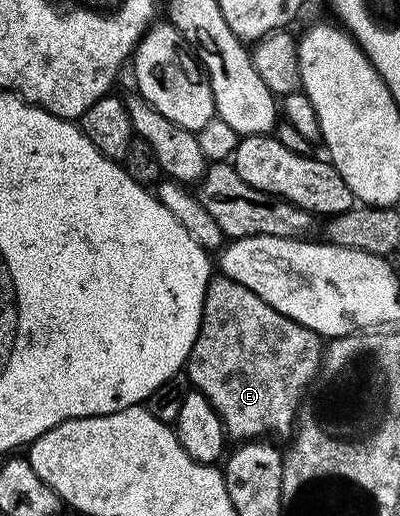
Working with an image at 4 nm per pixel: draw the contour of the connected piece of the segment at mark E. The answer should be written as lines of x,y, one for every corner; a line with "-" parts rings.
215,276
205,292
203,322
187,357
185,375
190,385
213,404
223,425
223,433
230,441
232,438
232,443
242,444
264,436
275,436
271,434
290,435
297,425
301,399
314,383
325,357
319,345
319,335
265,304
265,300
248,286
226,276

